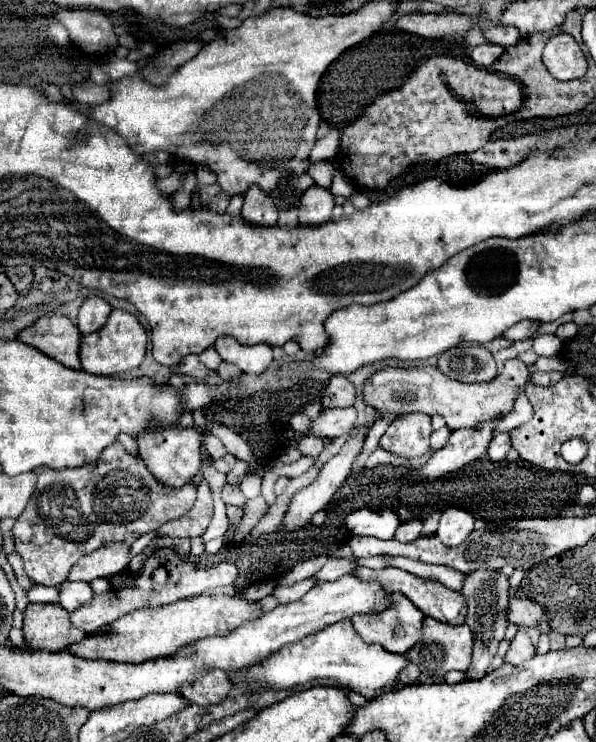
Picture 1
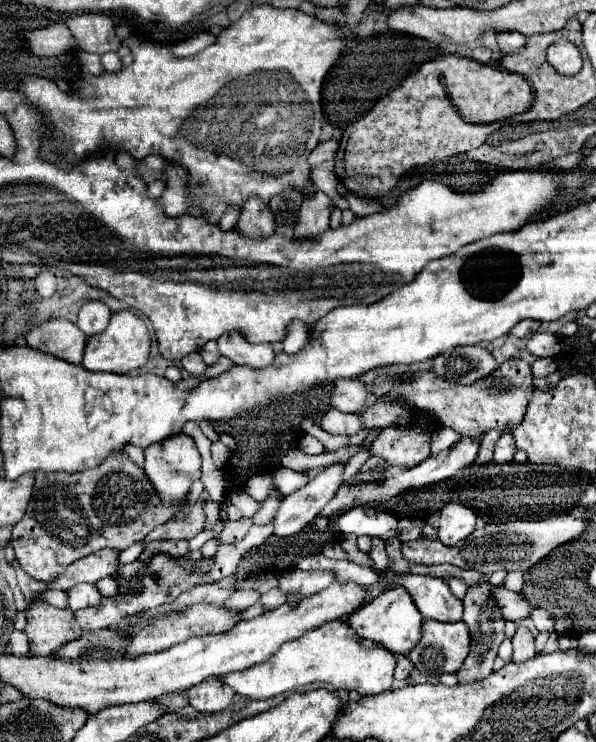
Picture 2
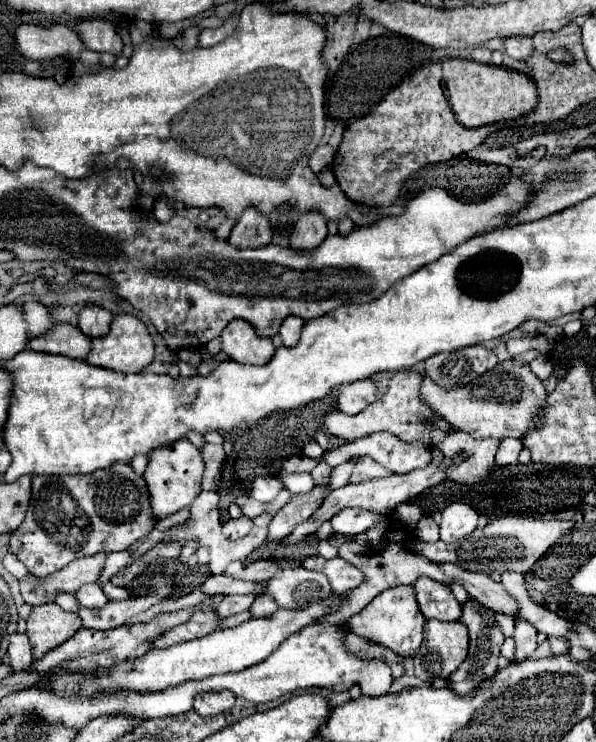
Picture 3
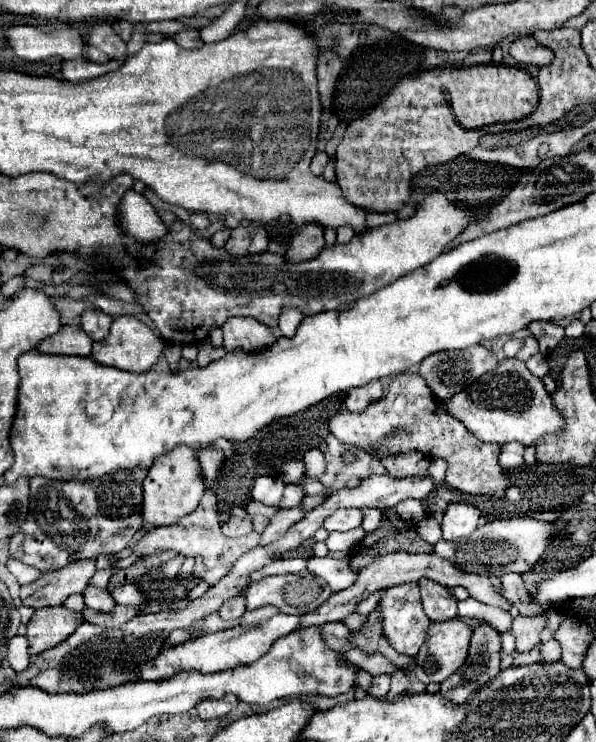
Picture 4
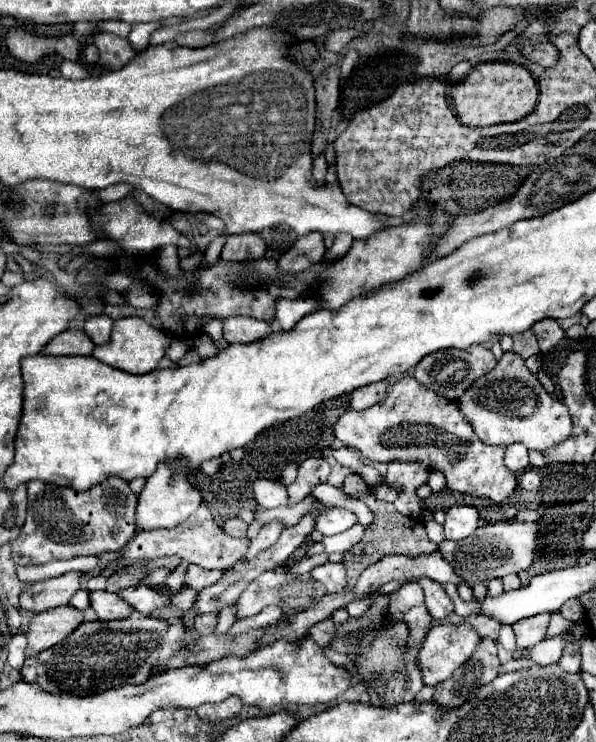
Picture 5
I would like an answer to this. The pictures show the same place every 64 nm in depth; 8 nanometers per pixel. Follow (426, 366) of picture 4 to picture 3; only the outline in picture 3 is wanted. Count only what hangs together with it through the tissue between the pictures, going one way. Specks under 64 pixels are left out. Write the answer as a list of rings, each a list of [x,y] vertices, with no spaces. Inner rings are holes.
[[[468,346],[454,352],[440,352],[424,362],[424,376],[440,388],[462,388],[498,364],[494,350]]]

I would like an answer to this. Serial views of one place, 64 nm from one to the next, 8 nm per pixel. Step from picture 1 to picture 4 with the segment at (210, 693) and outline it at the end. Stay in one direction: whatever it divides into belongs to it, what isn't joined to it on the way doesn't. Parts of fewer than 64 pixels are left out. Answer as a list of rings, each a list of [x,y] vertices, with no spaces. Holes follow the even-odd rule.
[[[224,696],[220,700],[202,700],[196,706],[196,710],[202,720],[218,720],[218,718],[224,718],[226,714],[230,714],[238,704],[240,704],[240,700],[236,696]]]

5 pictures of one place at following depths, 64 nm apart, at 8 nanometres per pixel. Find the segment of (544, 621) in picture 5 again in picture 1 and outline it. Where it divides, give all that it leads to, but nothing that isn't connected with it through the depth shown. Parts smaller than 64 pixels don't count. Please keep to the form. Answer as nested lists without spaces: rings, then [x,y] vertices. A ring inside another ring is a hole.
[[[520,628],[520,630],[518,630],[518,634],[516,634],[516,638],[514,638],[514,640],[512,640],[512,644],[510,644],[510,650],[508,650],[508,654],[506,654],[504,662],[518,666],[518,664],[522,664],[522,662],[530,660],[532,656],[534,656],[532,640],[530,640],[530,636],[526,634],[526,630],[524,630],[524,628]]]

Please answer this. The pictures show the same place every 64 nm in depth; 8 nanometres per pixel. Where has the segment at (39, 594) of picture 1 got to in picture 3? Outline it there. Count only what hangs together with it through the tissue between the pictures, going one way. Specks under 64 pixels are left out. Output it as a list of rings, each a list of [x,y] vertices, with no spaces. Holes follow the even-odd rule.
[[[74,594],[58,596],[58,598],[56,598],[56,604],[62,606],[64,610],[68,610],[68,612],[78,612],[78,610],[80,610],[80,602],[78,602],[78,598],[76,598]]]

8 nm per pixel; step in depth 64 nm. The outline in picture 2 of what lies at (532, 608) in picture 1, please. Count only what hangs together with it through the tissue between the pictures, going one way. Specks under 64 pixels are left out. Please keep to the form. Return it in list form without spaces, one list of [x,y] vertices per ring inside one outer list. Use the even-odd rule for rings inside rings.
[[[492,586],[490,592],[492,592],[490,594],[492,600],[496,602],[496,606],[500,606],[500,612],[502,612],[502,616],[506,620],[514,620],[516,622],[516,620],[528,616],[530,602],[524,596],[516,594],[516,592],[510,592],[504,586],[500,586],[500,588],[498,586]]]

